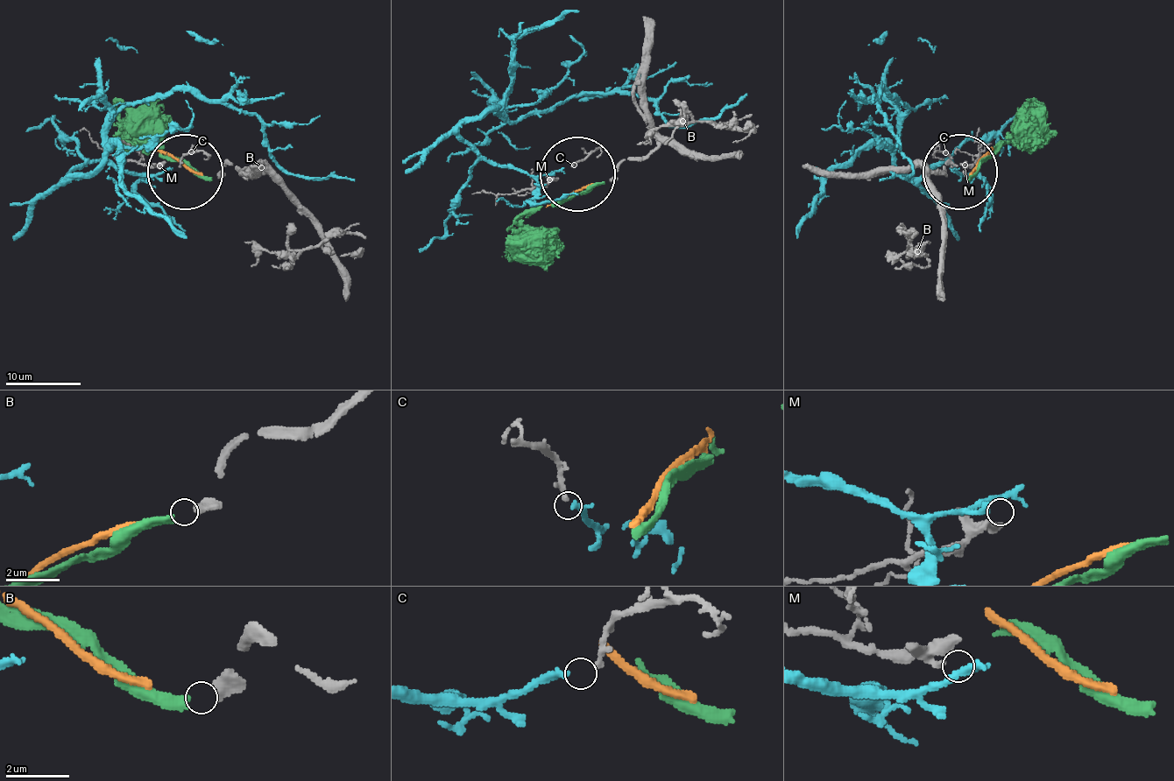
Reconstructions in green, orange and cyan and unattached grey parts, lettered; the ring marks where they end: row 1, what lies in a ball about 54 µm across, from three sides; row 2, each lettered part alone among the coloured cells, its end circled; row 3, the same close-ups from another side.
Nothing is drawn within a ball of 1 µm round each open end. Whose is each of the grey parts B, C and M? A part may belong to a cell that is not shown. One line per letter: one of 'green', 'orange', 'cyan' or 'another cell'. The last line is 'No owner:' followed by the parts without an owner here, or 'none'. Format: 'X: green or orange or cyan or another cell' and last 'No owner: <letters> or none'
B: green
C: cyan
M: another cell
No owner: M

